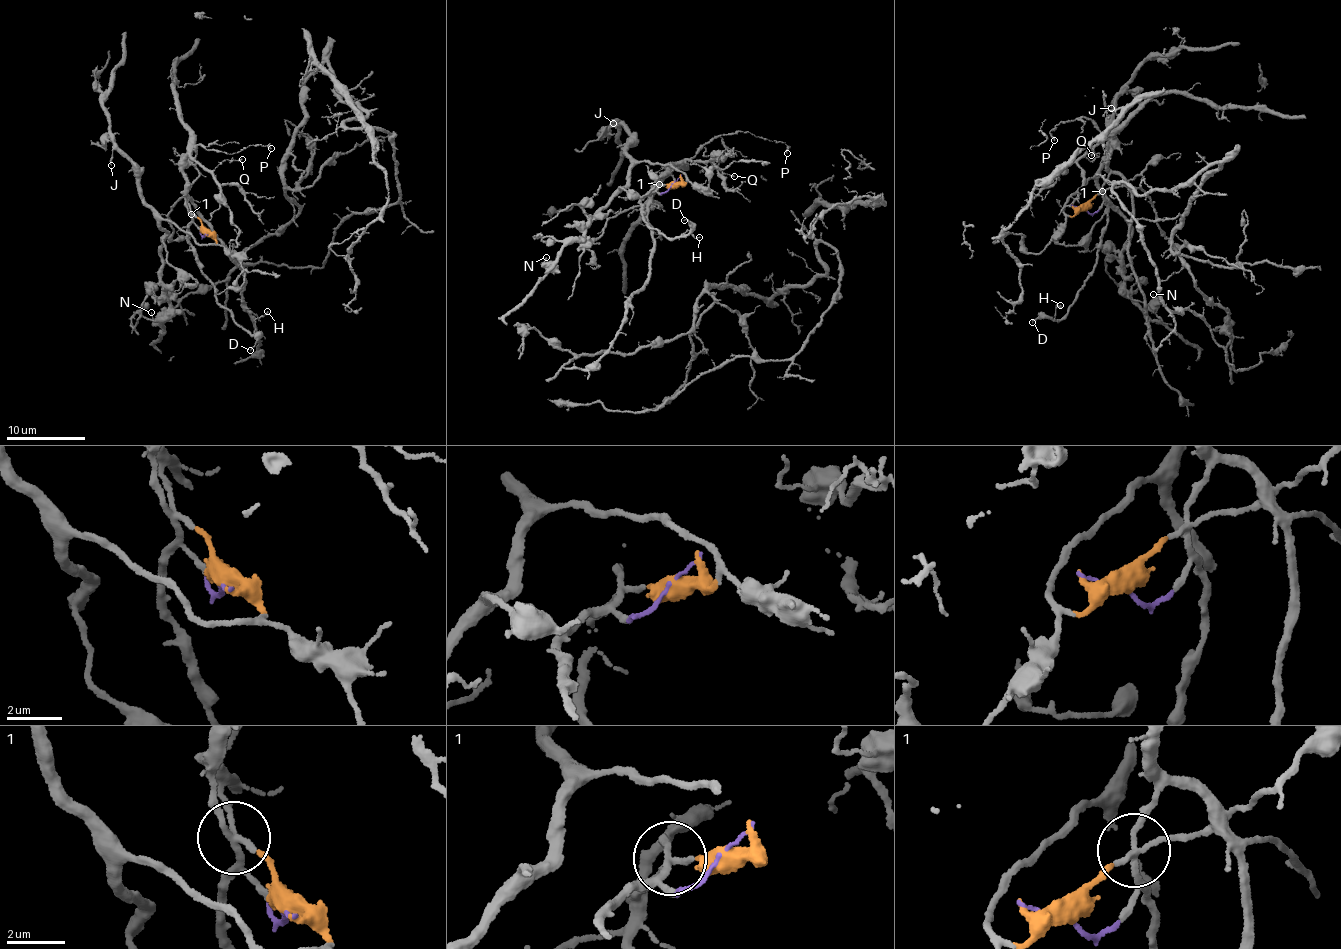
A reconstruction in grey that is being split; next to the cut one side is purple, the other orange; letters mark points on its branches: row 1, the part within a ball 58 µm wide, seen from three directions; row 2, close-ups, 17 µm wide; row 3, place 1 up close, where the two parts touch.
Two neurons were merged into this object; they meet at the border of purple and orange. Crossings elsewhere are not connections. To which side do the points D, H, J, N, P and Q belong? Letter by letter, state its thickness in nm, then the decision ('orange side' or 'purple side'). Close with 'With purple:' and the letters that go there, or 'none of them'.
D: calibre 100 nm; purple side
H: calibre 100 nm; purple side
J: calibre 140 nm; orange side
N: calibre 90 nm; orange side
P: calibre 150 nm; purple side
Q: calibre 120 nm; purple side
With purple: D, H, P, Q

